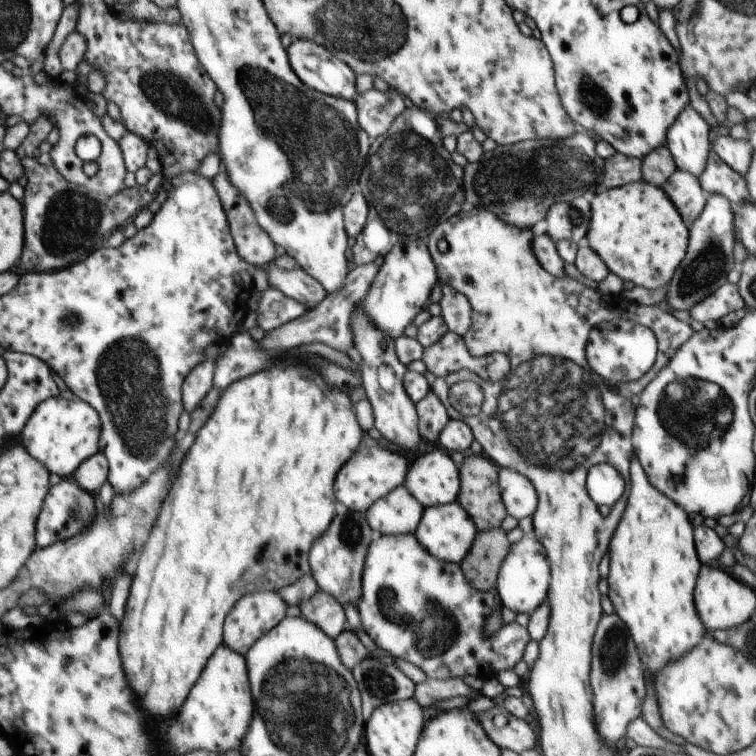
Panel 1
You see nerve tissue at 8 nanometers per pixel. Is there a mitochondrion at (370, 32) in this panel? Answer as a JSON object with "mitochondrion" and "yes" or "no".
{"mitochondrion":"yes"}

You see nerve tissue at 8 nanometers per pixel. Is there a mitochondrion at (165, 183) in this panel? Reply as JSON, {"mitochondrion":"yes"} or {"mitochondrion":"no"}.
{"mitochondrion":"no"}

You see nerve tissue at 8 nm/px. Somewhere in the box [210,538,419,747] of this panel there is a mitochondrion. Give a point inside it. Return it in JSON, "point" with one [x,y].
{"point":[379,684]}

